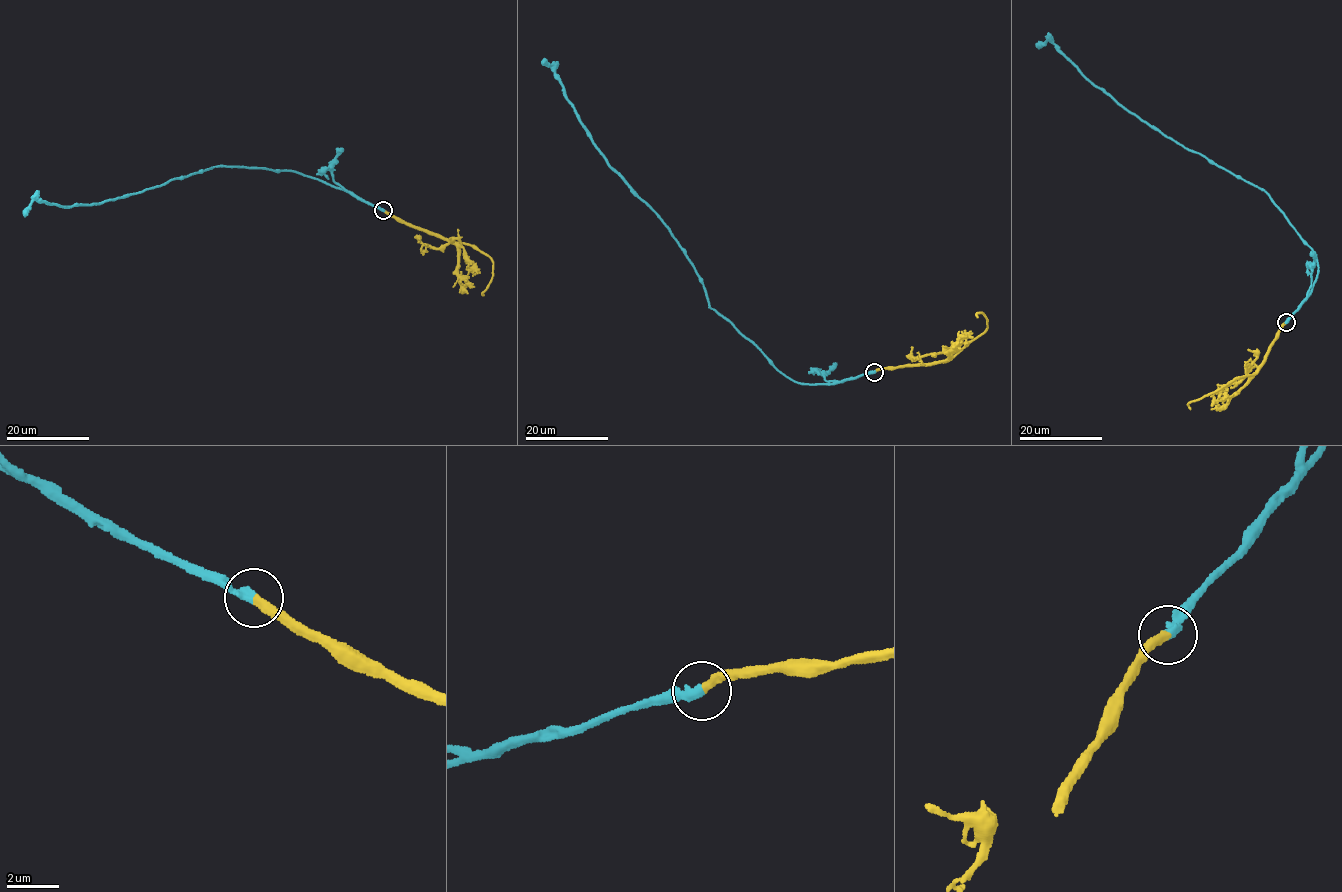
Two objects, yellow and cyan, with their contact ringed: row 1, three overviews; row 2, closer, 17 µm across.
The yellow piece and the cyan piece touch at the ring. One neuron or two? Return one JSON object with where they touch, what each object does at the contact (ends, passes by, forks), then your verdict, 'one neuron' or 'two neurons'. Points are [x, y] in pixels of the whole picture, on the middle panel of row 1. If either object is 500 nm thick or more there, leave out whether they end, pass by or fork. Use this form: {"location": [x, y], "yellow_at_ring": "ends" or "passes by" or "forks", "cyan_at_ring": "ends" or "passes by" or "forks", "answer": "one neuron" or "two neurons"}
{"location": [874, 372], "yellow_at_ring": "ends", "cyan_at_ring": "ends", "answer": "one neuron"}

